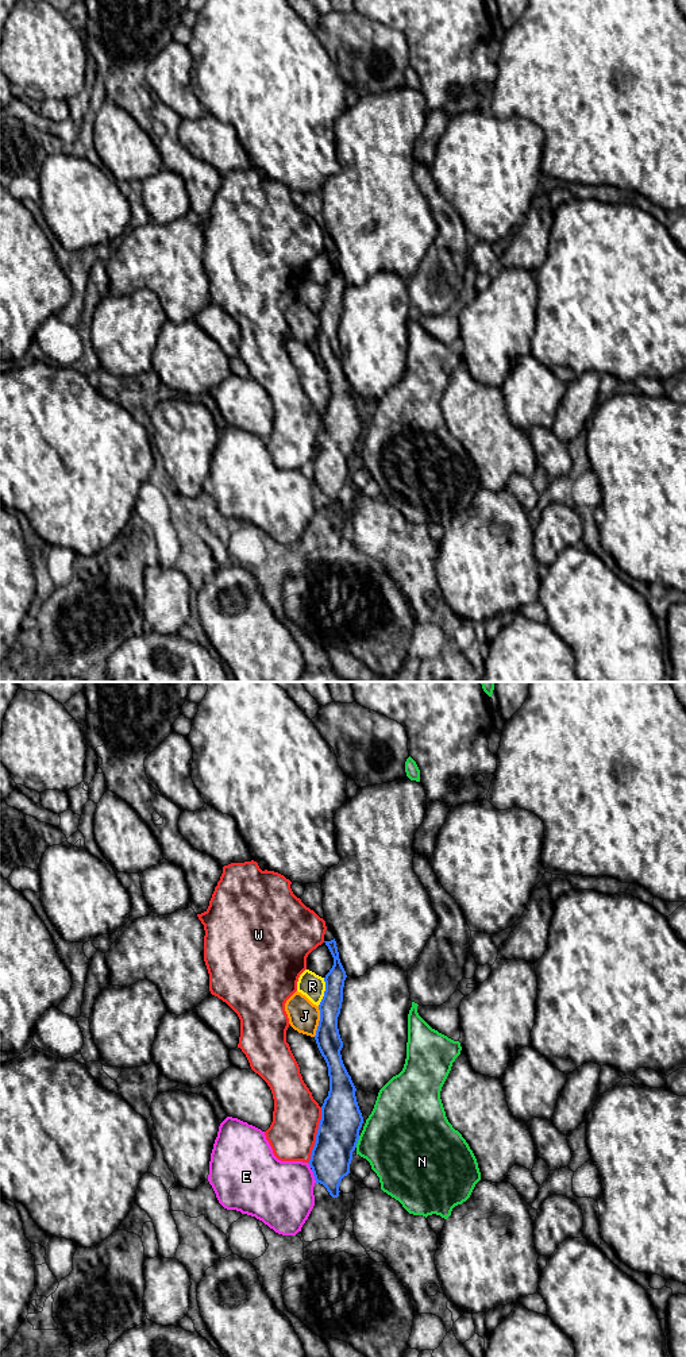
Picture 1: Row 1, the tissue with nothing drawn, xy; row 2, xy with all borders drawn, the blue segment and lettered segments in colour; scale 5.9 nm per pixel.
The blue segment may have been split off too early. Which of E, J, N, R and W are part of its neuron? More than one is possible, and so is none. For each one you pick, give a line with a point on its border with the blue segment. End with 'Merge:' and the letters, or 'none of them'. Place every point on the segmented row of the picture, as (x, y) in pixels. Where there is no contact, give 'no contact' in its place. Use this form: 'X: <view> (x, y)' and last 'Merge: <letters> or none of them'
Merge: none of them

